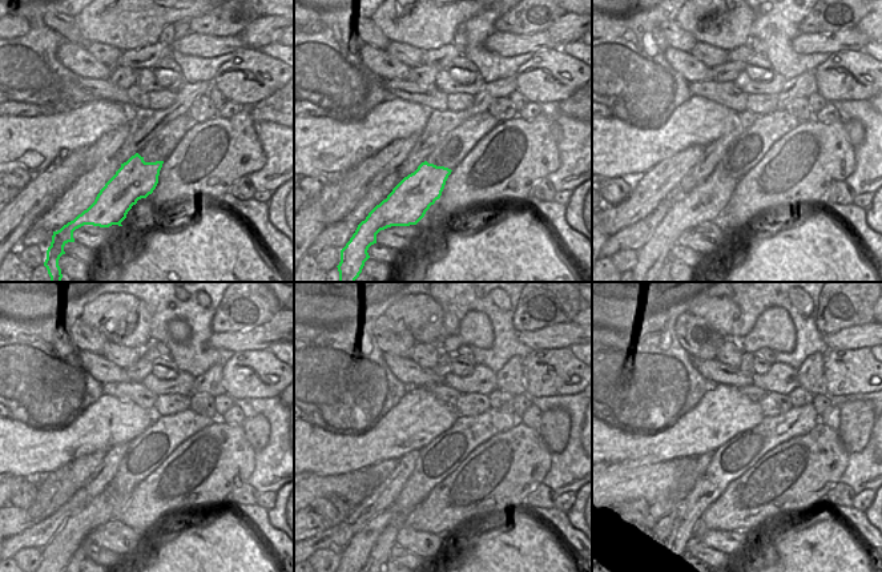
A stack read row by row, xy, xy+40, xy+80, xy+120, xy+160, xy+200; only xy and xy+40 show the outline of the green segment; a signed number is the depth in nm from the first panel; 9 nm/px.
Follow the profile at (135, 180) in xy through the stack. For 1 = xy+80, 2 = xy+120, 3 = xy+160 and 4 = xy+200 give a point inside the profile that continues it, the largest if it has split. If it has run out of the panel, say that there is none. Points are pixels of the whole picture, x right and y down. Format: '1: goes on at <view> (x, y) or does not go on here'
1: goes on at xy+80 (705, 202)
2: goes on at xy+120 (105, 506)
3: goes on at xy+160 (357, 551)
4: goes on at xy+200 (657, 532)

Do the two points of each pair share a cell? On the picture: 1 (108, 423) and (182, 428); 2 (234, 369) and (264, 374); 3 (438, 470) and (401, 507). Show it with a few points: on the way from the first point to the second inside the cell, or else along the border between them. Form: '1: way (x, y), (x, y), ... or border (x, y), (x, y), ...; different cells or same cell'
1: border (153, 418), (128, 443); different cells
2: way (241, 373), (257, 374); same cell
3: way (429, 478), (409, 498); same cell

